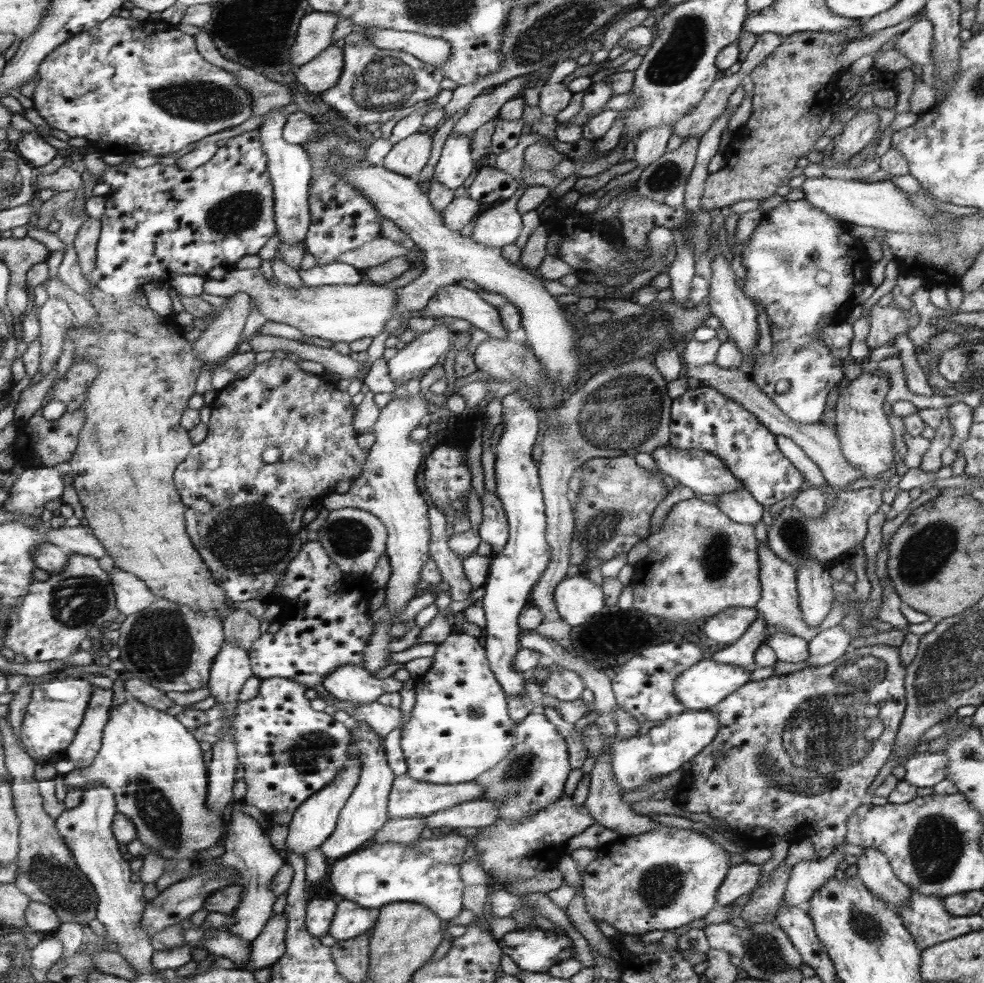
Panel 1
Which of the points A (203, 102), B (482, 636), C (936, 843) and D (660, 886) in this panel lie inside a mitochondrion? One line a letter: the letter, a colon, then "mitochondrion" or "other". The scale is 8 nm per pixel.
A: mitochondrion
B: other
C: mitochondrion
D: mitochondrion

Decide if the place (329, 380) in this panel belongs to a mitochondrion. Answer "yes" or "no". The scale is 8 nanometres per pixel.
no

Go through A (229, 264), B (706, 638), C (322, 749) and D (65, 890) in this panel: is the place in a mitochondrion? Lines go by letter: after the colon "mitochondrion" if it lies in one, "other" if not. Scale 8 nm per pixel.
A: other
B: other
C: mitochondrion
D: mitochondrion

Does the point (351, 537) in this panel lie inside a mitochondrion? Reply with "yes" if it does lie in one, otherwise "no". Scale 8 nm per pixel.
yes

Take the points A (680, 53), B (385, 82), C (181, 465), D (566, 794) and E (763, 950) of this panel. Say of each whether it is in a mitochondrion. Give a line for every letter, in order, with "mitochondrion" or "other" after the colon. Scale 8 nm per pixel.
A: mitochondrion
B: mitochondrion
C: other
D: other
E: mitochondrion

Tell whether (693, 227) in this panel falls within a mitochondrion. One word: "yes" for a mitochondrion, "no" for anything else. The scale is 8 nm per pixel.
yes

